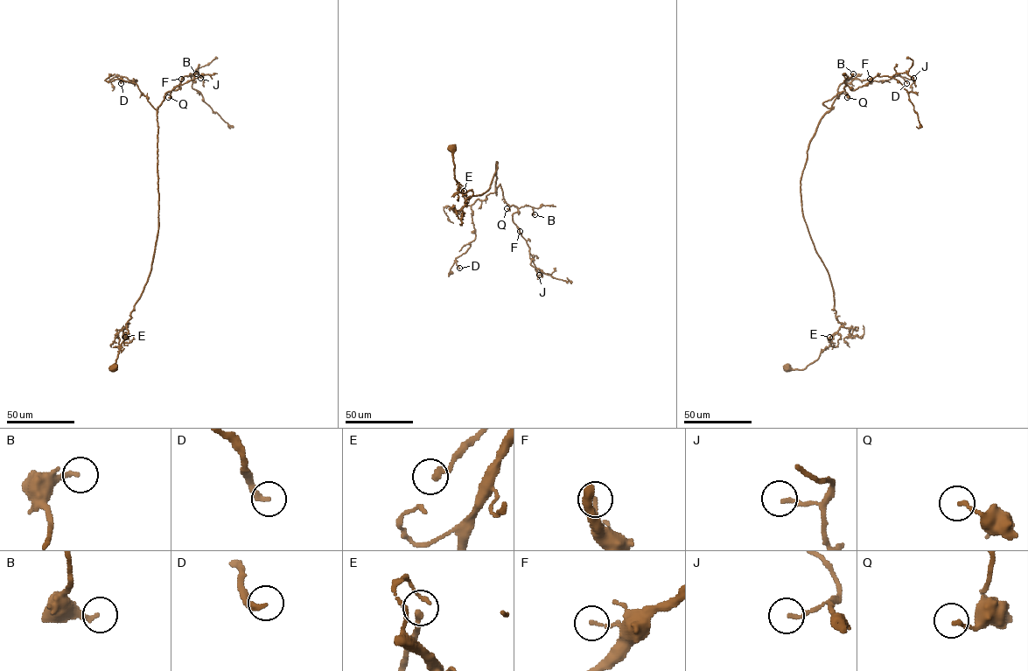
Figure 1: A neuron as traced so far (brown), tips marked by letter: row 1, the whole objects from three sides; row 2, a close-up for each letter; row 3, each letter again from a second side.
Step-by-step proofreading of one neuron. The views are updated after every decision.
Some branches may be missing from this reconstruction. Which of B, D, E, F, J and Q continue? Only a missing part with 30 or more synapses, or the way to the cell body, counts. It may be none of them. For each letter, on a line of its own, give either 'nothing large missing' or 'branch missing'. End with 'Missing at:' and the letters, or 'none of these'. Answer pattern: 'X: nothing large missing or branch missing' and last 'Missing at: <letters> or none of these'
B: nothing large missing
D: branch missing
E: nothing large missing
F: nothing large missing
J: nothing large missing
Q: nothing large missing
Missing at: D

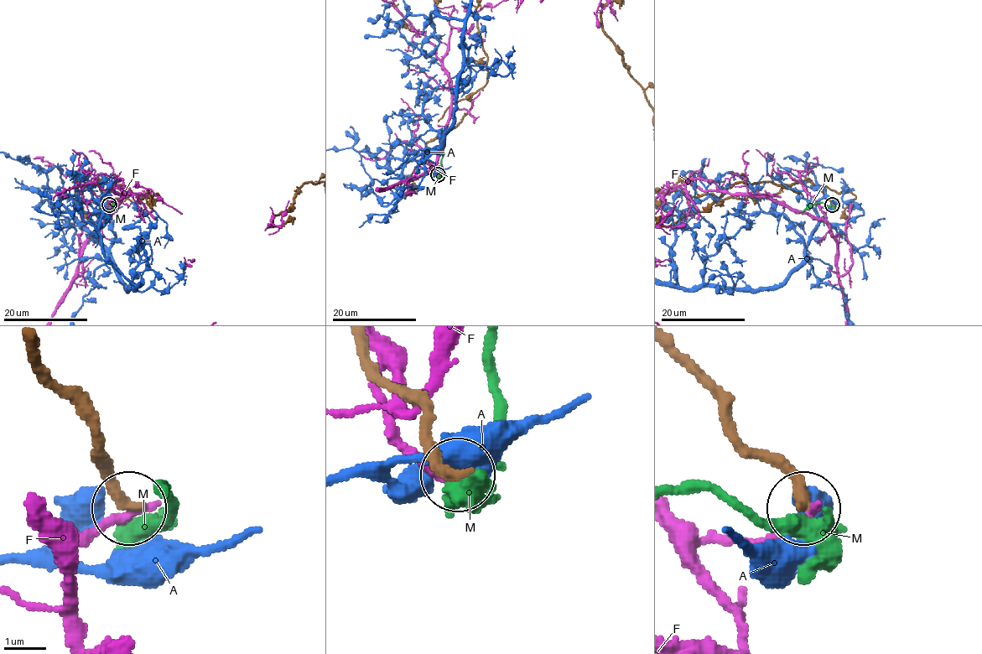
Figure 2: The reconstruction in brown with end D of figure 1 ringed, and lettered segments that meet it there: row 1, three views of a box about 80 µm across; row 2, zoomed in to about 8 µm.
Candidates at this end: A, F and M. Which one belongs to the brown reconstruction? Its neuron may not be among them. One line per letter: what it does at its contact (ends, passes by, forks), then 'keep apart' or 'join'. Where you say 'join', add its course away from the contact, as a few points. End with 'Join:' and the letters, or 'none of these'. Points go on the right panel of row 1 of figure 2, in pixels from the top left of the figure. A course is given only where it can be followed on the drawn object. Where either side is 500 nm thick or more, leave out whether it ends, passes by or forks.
A: keep apart
F: it ends; keep apart
M: it forks; keep apart
Join: none of these

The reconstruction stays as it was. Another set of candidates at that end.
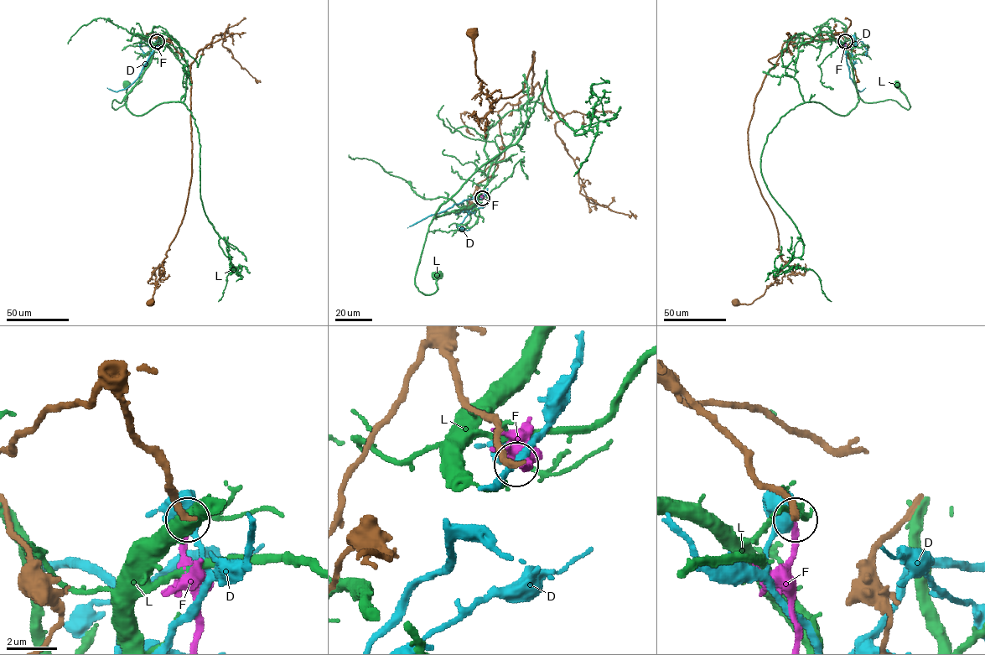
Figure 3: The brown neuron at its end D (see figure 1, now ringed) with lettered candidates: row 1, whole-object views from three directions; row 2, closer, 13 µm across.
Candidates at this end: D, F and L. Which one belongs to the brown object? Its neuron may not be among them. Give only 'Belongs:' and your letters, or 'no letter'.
Belongs: F

